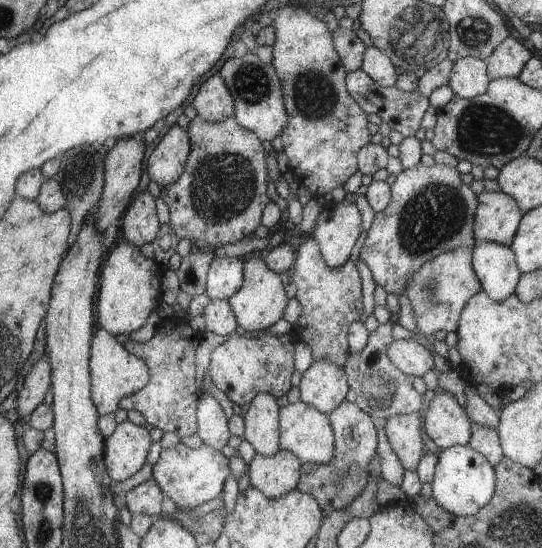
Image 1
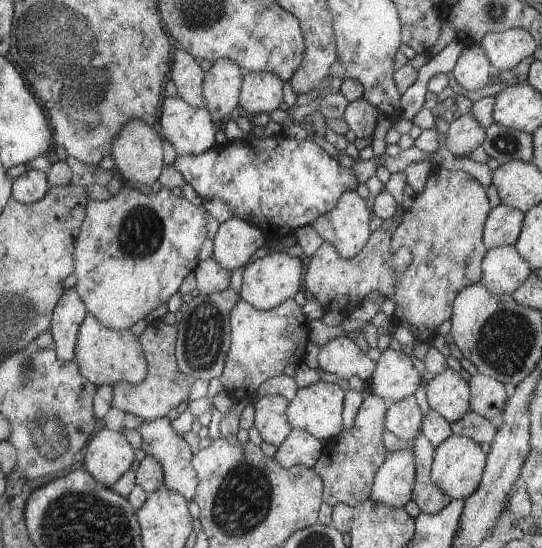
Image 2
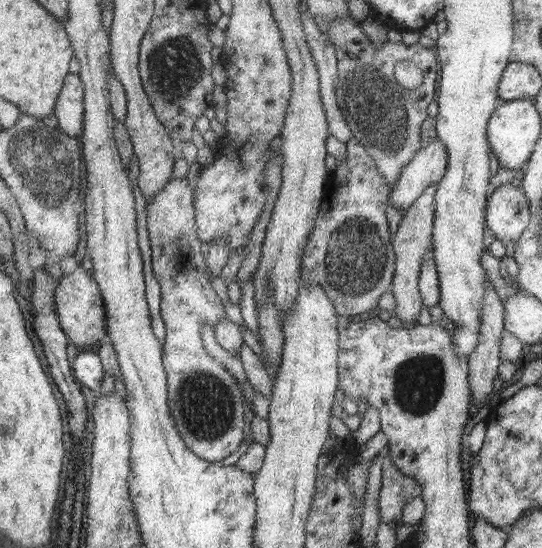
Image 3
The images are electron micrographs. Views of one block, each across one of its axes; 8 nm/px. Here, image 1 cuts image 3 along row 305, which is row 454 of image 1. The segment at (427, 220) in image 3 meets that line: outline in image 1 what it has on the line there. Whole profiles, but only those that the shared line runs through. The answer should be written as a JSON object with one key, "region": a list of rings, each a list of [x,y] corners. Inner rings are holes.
{"region":[[[412,412],[390,417],[384,428],[390,446],[406,470],[415,471],[422,462],[424,440],[421,424],[420,412]]]}

